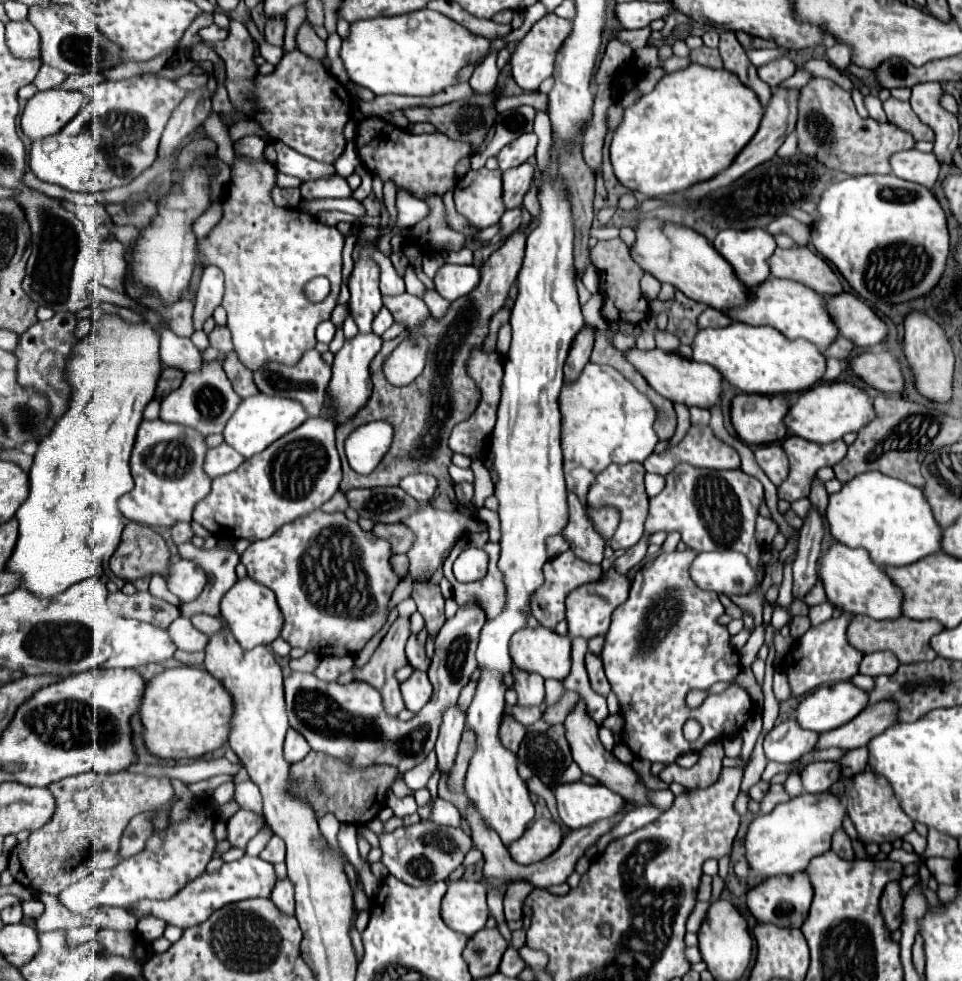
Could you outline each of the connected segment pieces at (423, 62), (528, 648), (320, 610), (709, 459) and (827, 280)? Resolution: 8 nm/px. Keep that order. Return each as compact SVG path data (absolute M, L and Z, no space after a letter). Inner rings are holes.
M423 8L411 14L353 22L341 46L341 58L349 80L369 88L377 96L433 96L447 86L455 86L461 68L479 64L487 56L491 42L489 38L471 34L445 14Z
M543 626L521 628L511 638L511 660L521 670L563 680L571 670L571 638Z
M315 510L291 524L285 524L275 532L275 536L249 544L241 554L241 562L245 564L251 580L275 592L277 604L285 616L281 632L285 642L321 656L355 656L387 622L387 604L401 580L391 568L391 556L393 552L387 540L361 530L359 524L347 520L343 512L329 514Z
M691 426L687 436L675 448L669 448L661 454L651 454L643 466L647 472L667 476L677 462L689 462L699 468L733 470L739 468L741 458L731 446L717 440L711 428Z
M799 246L775 250L775 256L771 256L771 276L791 278L821 292L821 296L839 294L843 290L837 274L819 254Z

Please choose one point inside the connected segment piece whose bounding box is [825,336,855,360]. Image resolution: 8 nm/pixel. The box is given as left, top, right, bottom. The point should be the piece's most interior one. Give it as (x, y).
(842, 348)

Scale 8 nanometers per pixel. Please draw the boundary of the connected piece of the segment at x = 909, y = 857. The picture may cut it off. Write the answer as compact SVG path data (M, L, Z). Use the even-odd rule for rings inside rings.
M902 848L900 849L893 849L889 855L888 855L889 860L893 860L894 862L899 862L903 865L907 865L913 862L919 862L919 858L917 854L914 852L907 852L903 850Z

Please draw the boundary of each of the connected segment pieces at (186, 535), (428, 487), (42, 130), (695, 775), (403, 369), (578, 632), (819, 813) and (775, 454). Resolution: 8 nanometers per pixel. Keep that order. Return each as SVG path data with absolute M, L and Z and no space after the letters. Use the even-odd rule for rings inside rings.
M177 522L171 526L171 538L175 544L181 544L181 542L187 542L193 538L193 532L191 532L191 526L187 522Z
M424 474L409 475L401 480L401 488L407 490L421 502L429 501L437 489L437 481L433 476Z
M53 88L37 92L25 106L21 116L23 132L31 138L45 138L57 134L81 108L85 94L79 90Z
M711 742L707 744L707 748L703 748L699 752L699 762L693 768L681 768L677 764L667 764L659 778L667 784L671 782L679 782L685 788L707 788L709 784L713 784L719 778L721 772L721 760L723 760L723 746L719 742Z
M413 332L383 362L385 378L391 380L393 386L411 384L423 372L427 350L429 350L429 342L419 332Z
M611 566L607 570L607 574L599 580L599 582L591 582L591 584L583 584L577 590L573 590L565 604L567 604L567 624L569 624L569 636L583 636L583 638L593 638L599 634L607 634L609 630L609 622L611 622L611 614L617 606L621 606L627 596L629 596L629 578L625 574L615 572L615 568Z
M829 790L819 794L799 794L789 802L777 804L771 814L757 816L751 822L745 838L745 858L763 878L803 872L811 858L831 850L831 836L843 826L845 814L843 802Z
M769 444L769 446L759 446L755 450L757 464L763 468L763 472L769 476L769 480L779 486L787 478L787 454L779 444Z

